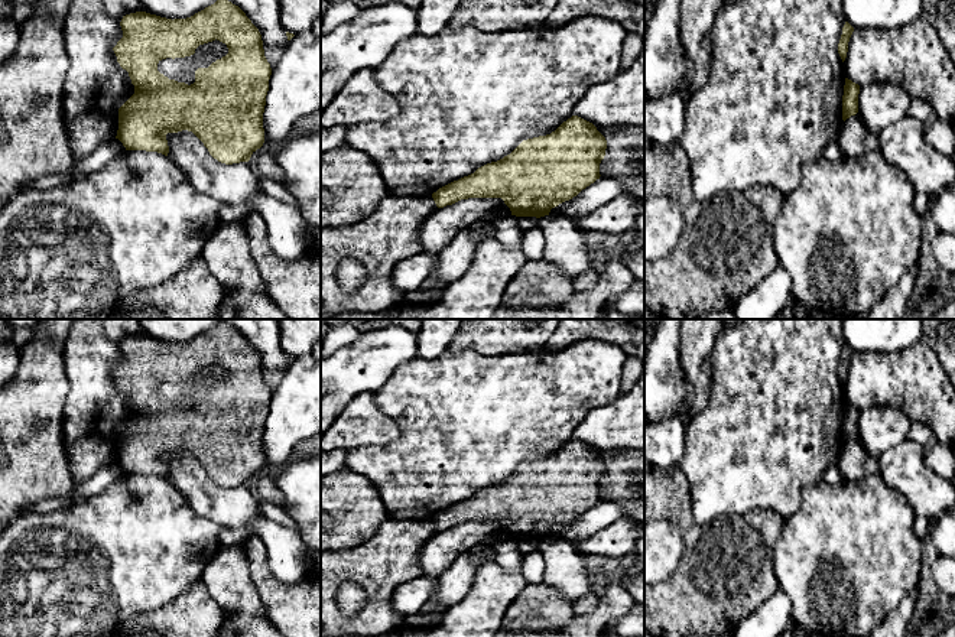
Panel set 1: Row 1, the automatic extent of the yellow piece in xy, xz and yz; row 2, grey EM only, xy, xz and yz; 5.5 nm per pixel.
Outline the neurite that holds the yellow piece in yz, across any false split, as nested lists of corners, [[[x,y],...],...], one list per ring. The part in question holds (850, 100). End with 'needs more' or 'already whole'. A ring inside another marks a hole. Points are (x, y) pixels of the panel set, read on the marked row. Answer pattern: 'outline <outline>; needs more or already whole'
outline [[[845,78],[844,95],[842,95],[844,121],[858,113],[858,94],[860,94],[860,85]]]; already whole

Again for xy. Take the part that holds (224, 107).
outline [[[217,0],[186,19],[136,12],[123,16],[120,26],[123,38],[113,51],[134,85],[134,94],[118,108],[116,139],[126,150],[168,156],[166,134],[188,130],[218,162],[249,162],[264,143],[263,113],[272,68],[264,56],[262,35],[246,13],[228,0]],[[215,39],[227,45],[228,53],[208,68],[198,68],[194,84],[169,79],[157,71],[162,59],[191,56],[199,45]]]; already whole

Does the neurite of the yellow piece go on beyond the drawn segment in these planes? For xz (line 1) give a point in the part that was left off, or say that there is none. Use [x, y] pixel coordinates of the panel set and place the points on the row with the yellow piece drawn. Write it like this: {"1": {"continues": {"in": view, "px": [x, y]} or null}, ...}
{"1": {"continues": null}}

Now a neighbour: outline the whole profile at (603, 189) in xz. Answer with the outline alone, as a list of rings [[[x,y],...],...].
[[[600,176],[594,183],[582,189],[576,196],[552,208],[549,215],[561,215],[572,222],[588,212],[600,208],[613,198],[628,194],[623,181],[615,178]]]

